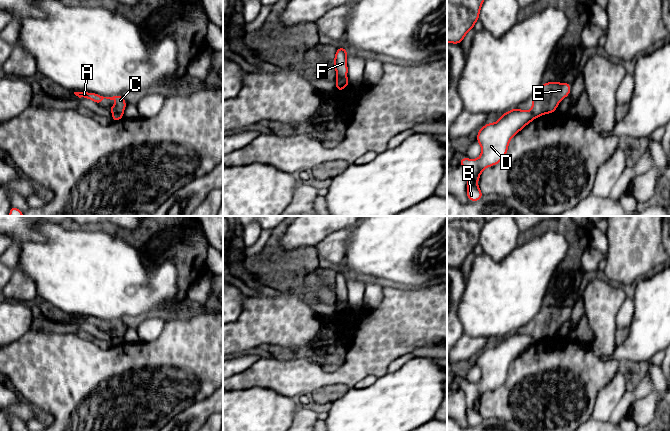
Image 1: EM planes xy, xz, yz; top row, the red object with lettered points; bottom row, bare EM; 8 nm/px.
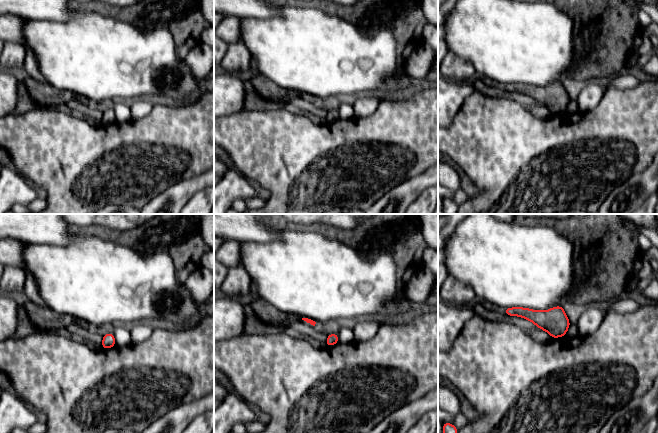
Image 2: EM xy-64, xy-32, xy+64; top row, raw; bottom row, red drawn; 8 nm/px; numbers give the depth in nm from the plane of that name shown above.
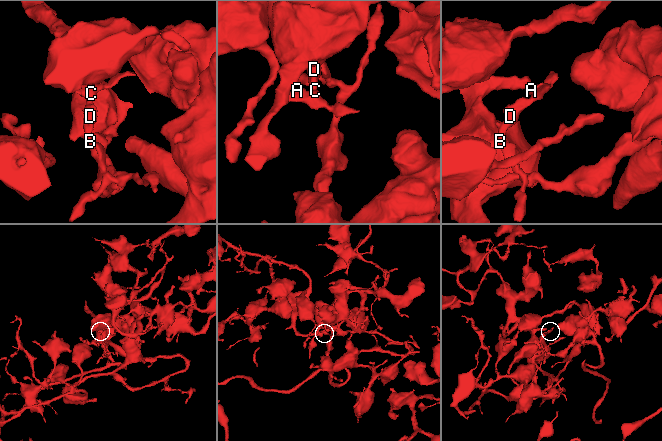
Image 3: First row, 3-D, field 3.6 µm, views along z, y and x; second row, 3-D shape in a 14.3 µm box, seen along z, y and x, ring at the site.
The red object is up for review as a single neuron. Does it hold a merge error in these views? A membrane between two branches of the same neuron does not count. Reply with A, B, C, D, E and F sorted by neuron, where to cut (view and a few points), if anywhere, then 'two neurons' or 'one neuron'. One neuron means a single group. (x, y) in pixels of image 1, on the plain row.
A C E / B D F; cut in xy along (113, 337), (122, 339); two neurons

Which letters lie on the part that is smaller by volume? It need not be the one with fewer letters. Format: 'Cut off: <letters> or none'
Cut off: A, C, E

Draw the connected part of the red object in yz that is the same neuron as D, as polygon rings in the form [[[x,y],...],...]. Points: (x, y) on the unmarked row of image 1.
[[[515,332],[502,338],[496,347],[488,347],[478,355],[476,364],[482,372],[480,381],[476,384],[465,381],[459,383],[468,404],[468,425],[479,425],[482,422],[483,418],[477,409],[482,395],[502,385],[511,362],[535,342],[531,335]]]

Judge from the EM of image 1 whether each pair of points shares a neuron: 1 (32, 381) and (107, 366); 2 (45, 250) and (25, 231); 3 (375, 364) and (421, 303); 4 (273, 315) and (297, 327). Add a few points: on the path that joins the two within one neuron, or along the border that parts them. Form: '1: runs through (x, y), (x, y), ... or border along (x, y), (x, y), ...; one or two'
1: runs through (51, 377), (88, 377); one
2: border along (46, 238), (44, 241), (19, 241); two
3: runs through (375, 349), (406, 318); one
4: runs through (279, 318), (291, 322); one

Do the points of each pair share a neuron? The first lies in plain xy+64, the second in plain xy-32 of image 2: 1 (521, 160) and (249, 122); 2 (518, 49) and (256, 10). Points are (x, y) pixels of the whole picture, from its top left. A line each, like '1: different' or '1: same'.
1: same
2: different

